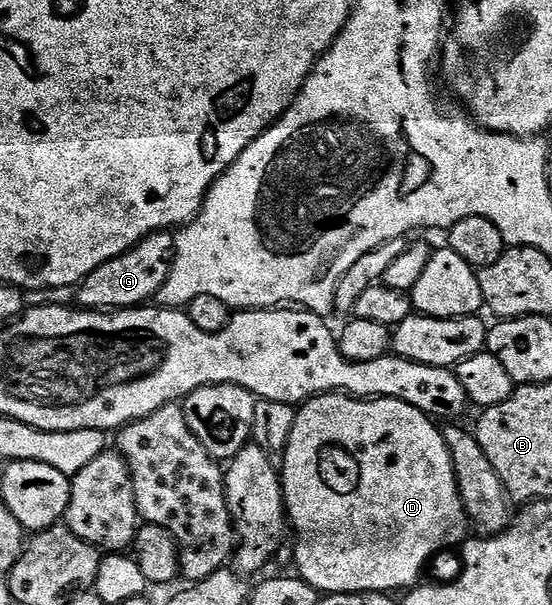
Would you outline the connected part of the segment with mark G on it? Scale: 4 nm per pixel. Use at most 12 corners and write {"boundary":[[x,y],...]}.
{"boundary":[[157,230],[79,282],[84,310],[153,303],[176,238]]}

